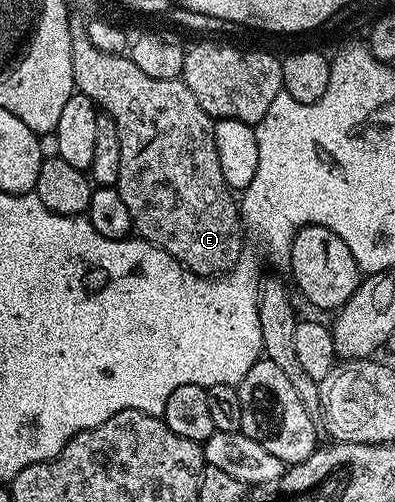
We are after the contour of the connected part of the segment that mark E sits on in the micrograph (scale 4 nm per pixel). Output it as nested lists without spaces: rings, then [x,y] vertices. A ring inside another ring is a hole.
[[[84,35],[73,38],[71,67],[76,92],[90,97],[119,131],[119,179],[115,188],[127,205],[133,229],[141,232],[138,234],[144,240],[170,253],[188,272],[202,278],[209,279],[232,269],[243,252],[243,221],[234,190],[223,179],[223,167],[217,165],[219,151],[215,151],[214,118],[199,107],[184,81],[172,77],[151,79],[151,75],[135,67],[128,55],[115,57],[103,53]]]

